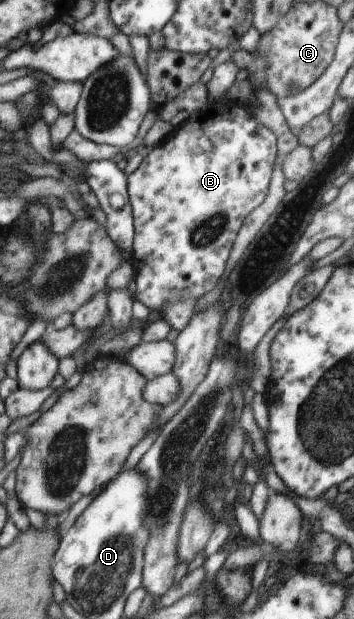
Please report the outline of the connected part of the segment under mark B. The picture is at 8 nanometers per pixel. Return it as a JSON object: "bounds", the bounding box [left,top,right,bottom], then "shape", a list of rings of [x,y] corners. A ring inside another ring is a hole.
{"bounds":[126,102,277,312],"shape":[[[209,102],[201,112],[190,115],[188,120],[177,130],[174,130],[157,146],[153,147],[149,154],[143,158],[139,167],[129,176],[126,176],[127,194],[131,203],[135,233],[132,246],[132,264],[135,270],[136,287],[133,296],[147,308],[150,308],[150,312],[161,311],[164,305],[171,302],[179,302],[179,300],[185,300],[185,298],[198,299],[203,294],[211,292],[217,286],[217,282],[219,282],[219,278],[221,278],[221,274],[227,266],[229,250],[233,246],[233,240],[235,240],[239,228],[243,226],[243,220],[265,200],[267,190],[269,190],[273,164],[275,164],[275,158],[277,158],[277,136],[269,128],[265,128],[263,124],[259,124],[255,120],[257,114],[257,112],[249,114],[247,106],[240,102],[231,104]]]}

